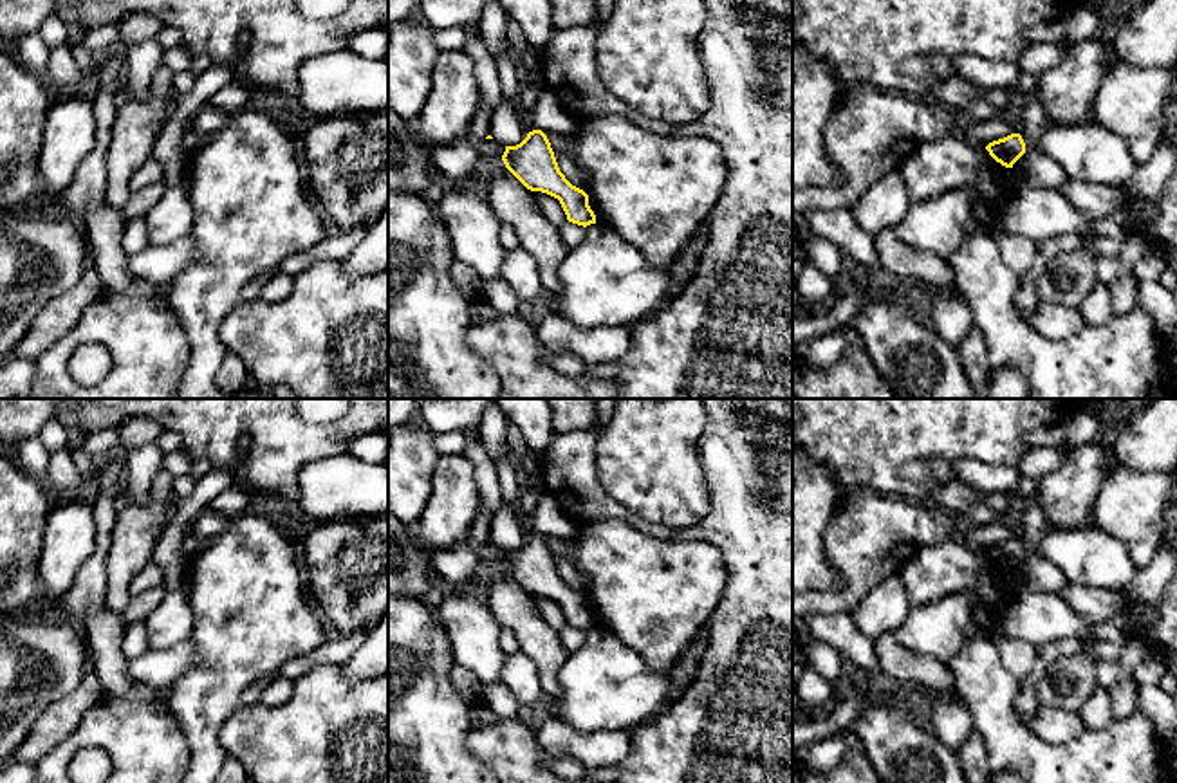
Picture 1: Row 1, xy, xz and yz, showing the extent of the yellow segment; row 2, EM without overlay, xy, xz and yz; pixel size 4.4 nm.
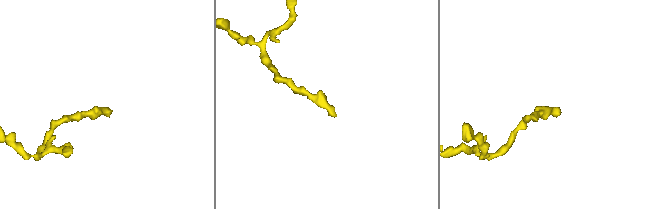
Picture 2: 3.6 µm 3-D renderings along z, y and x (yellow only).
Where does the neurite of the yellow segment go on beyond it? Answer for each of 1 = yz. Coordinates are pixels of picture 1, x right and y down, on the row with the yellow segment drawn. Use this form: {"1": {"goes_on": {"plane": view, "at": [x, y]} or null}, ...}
{"1": {"goes_on": null}}

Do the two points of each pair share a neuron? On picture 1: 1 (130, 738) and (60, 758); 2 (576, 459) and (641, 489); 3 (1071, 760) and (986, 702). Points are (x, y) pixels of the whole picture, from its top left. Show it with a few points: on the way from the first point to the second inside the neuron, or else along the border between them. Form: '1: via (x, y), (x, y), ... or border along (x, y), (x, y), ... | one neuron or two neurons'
1: via (112, 736), (82, 736), (78, 740) | one neuron
2: border along (573, 432), (596, 433), (596, 477), (620, 504) | two neurons
3: via (1049, 760), (1042, 760), (1006, 724) | one neuron

